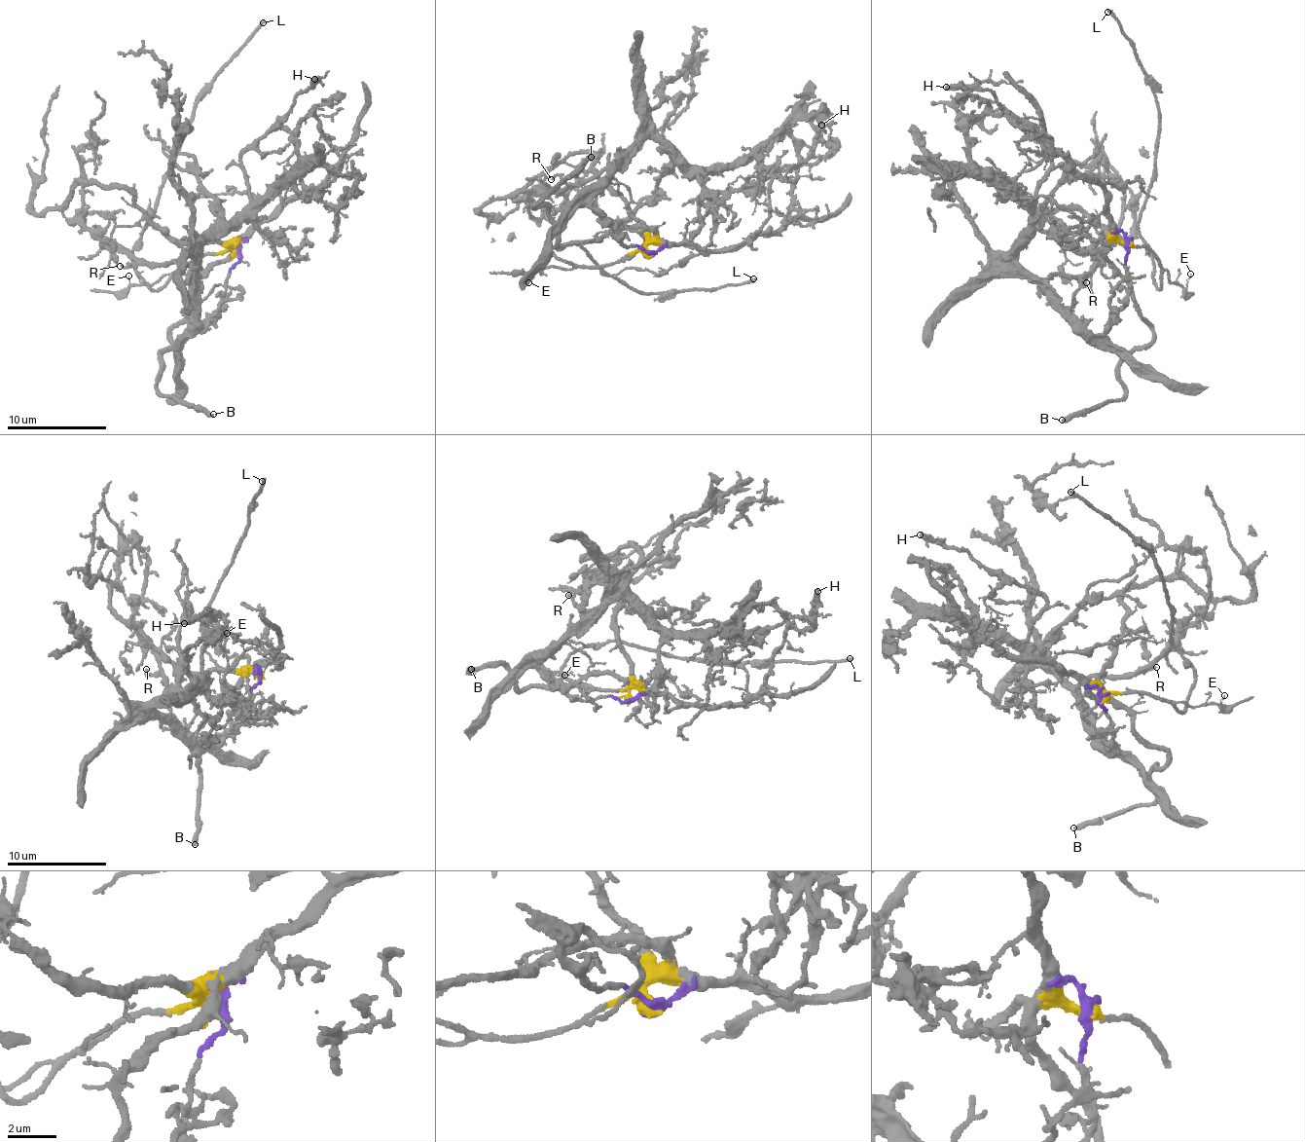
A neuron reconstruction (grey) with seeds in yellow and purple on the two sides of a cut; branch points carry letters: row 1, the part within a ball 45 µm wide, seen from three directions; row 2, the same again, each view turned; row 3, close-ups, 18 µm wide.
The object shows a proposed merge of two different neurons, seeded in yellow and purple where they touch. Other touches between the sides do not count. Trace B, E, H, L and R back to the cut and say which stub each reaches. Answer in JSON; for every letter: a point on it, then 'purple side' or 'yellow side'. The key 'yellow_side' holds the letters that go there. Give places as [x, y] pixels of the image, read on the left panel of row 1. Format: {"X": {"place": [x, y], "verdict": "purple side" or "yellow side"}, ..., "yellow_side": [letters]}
{"B": {"place": [213, 414], "verdict": "yellow side"}, "E": {"place": [128, 276], "verdict": "yellow side"}, "H": {"place": [314, 79], "verdict": "purple side"}, "L": {"place": [263, 22], "verdict": "yellow side"}, "R": {"place": [120, 266], "verdict": "purple side"}, "yellow_side": ["B", "E", "L"]}

